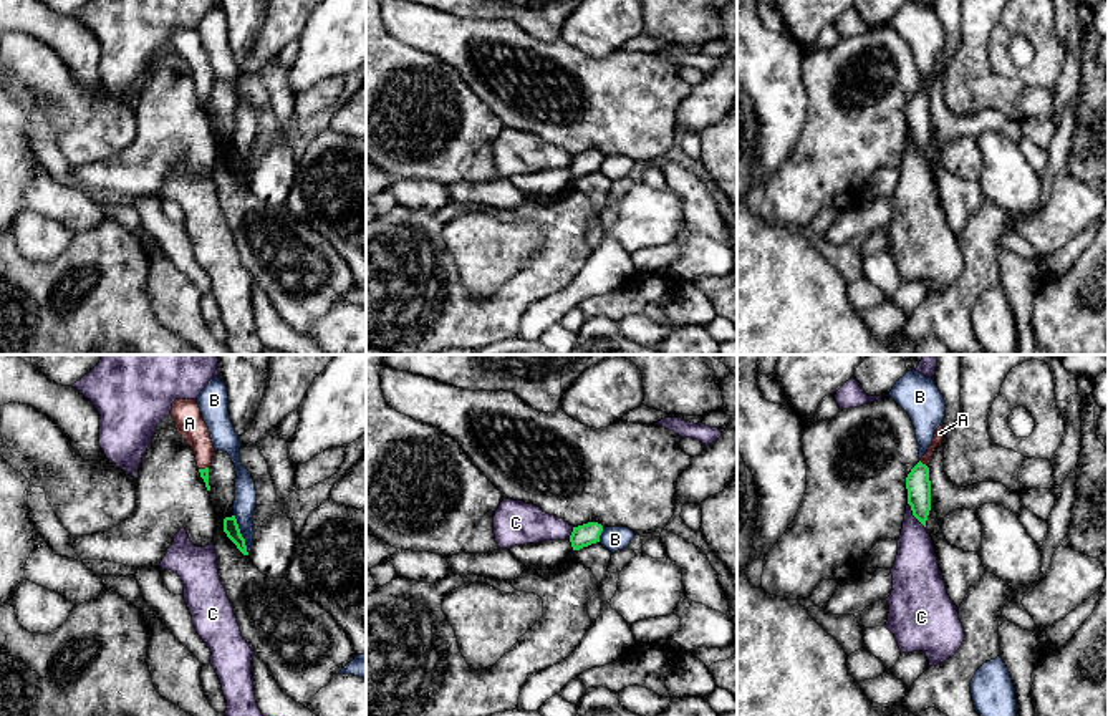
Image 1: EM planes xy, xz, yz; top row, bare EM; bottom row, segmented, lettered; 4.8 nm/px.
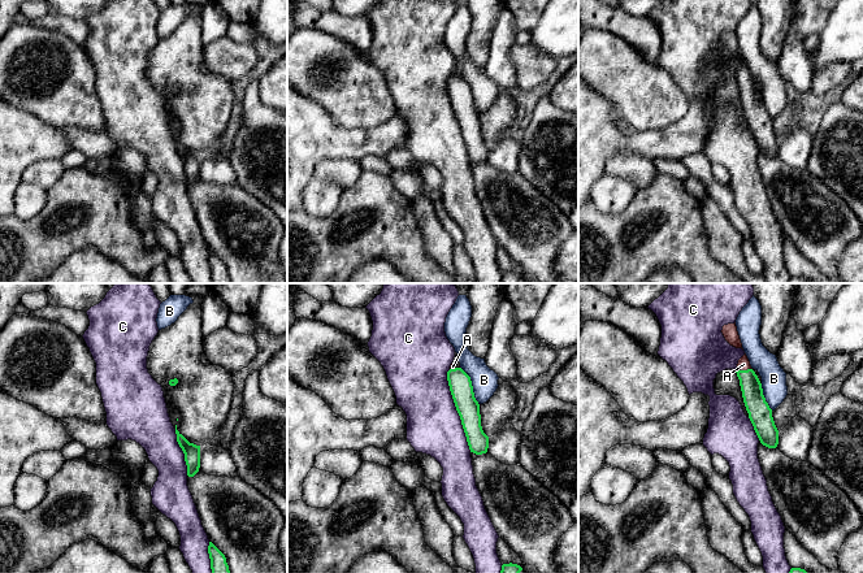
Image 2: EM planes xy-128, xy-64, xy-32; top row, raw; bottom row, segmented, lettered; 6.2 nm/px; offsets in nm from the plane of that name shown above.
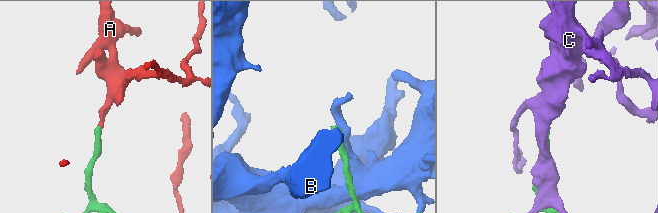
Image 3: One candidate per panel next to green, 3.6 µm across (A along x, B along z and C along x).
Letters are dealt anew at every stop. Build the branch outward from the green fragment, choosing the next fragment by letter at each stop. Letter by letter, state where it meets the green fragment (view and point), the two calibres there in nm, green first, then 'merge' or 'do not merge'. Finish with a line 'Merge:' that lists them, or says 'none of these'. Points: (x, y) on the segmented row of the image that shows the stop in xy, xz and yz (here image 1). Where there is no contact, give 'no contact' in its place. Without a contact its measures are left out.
A: yz (921, 463) | 120/50 nm | merge
B: xy (240, 534) | 80/110 nm | do not merge
C: yz (913, 514) | 120/200 nm | do not merge
Merge: A

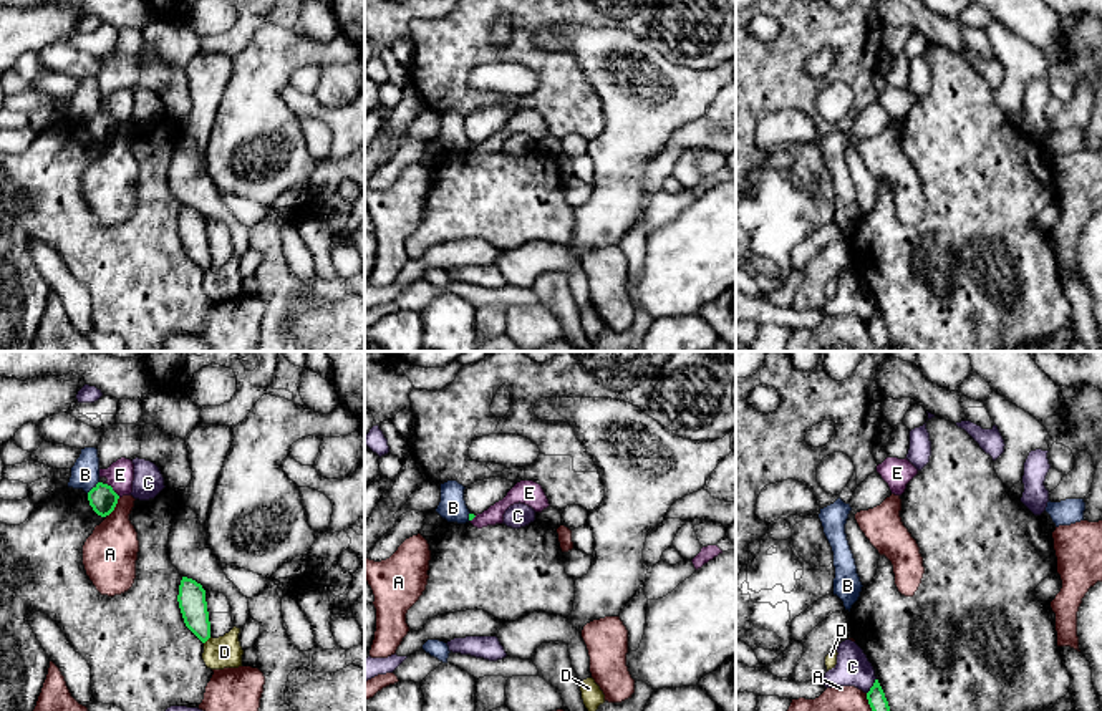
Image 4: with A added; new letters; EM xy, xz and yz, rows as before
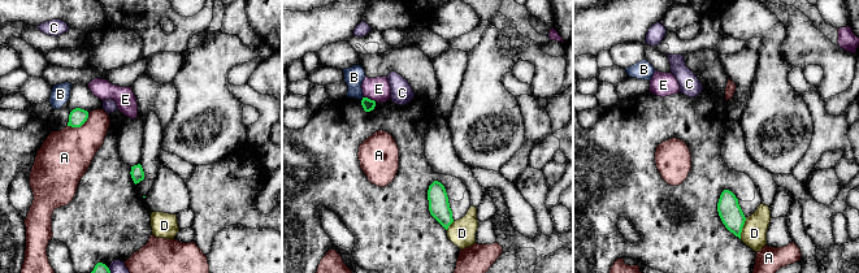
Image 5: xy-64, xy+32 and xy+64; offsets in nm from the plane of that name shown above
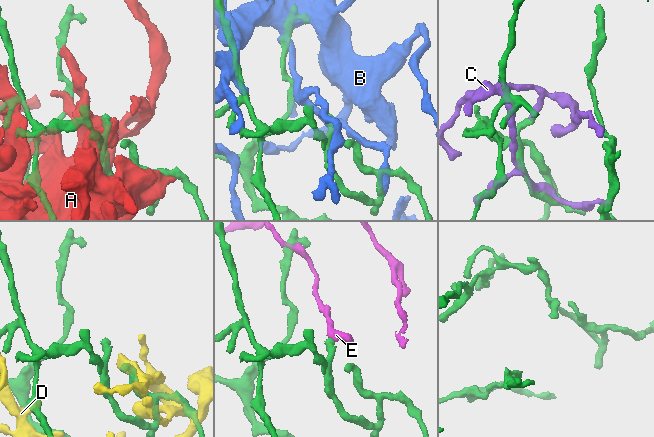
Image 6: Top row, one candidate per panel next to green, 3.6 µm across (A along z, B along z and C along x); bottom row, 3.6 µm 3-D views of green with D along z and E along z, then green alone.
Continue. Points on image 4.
A: xy (115, 506) | 140/260 nm | do not merge
B: xy (93, 488) | 140/140 nm | do not merge
C: yz (872, 686) | 90/170 nm | do not merge
D: xy (207, 638) | 130/160 nm | do not merge
E: xy (111, 489) | 140/140 nm | do not merge
Merge: none of these

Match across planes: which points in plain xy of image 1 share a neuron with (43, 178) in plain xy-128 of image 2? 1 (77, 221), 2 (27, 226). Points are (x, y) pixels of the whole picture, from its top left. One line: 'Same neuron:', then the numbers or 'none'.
Same neuron: 1

